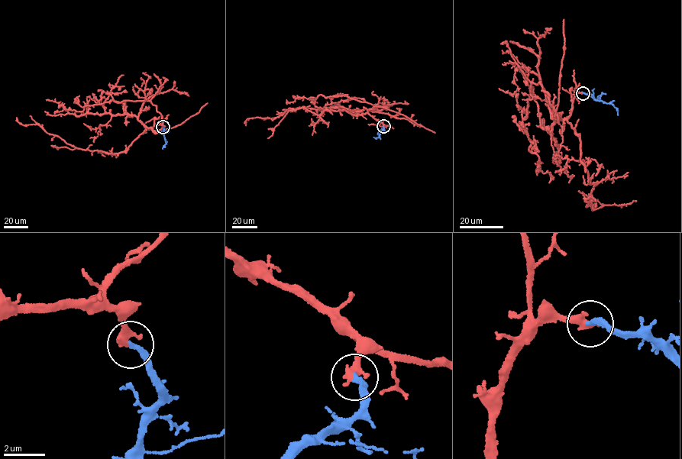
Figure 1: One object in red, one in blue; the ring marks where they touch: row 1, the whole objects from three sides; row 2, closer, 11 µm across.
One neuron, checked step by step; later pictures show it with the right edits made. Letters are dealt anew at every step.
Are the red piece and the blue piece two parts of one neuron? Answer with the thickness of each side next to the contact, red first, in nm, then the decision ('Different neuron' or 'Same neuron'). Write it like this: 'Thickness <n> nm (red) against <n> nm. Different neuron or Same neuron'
Thickness 440 nm (red) against 280 nm. Same neuron

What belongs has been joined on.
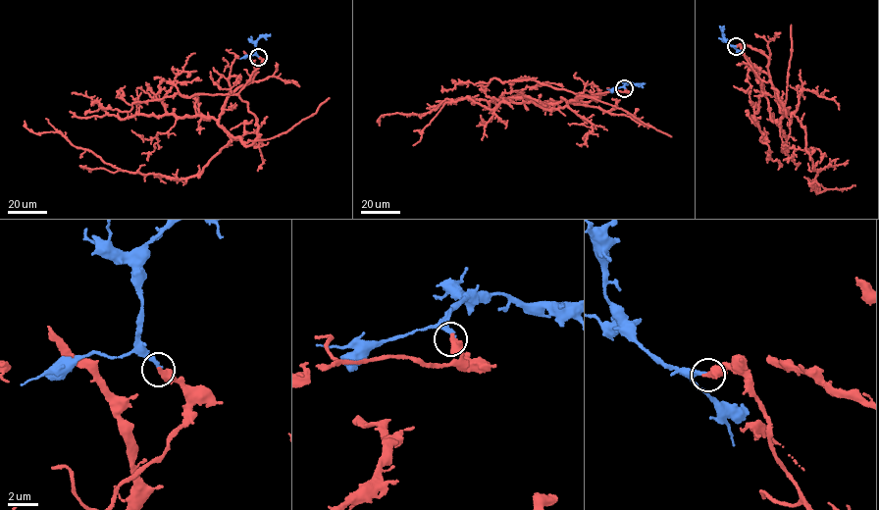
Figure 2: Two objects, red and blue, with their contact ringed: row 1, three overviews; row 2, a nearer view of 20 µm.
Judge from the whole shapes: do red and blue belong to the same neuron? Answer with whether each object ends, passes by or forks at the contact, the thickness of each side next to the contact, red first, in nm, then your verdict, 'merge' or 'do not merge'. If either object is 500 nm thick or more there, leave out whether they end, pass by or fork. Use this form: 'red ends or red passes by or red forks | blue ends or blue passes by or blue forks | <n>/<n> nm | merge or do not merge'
red ends | blue ends | 440/240 nm | merge

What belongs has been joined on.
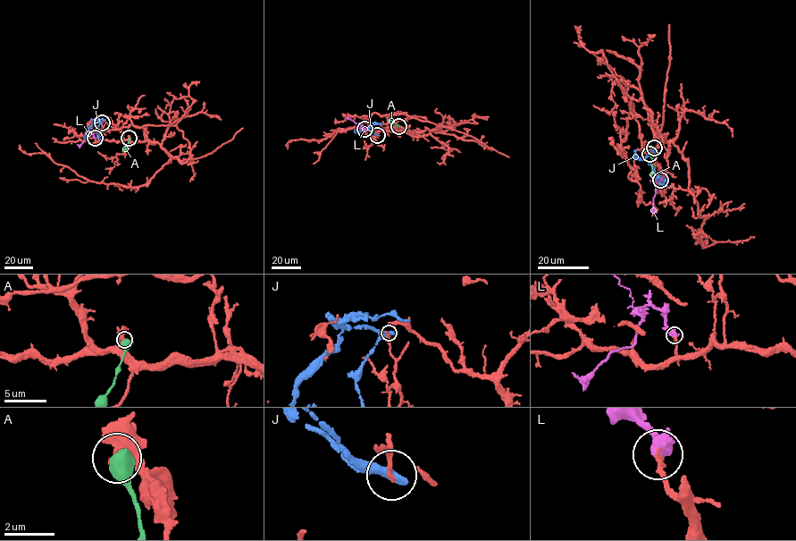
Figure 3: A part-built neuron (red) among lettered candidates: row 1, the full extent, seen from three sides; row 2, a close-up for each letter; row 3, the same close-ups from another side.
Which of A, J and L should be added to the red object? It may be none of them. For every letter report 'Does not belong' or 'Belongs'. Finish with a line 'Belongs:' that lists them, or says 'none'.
A: Does not belong
J: Does not belong
L: Belongs
Belongs: L

